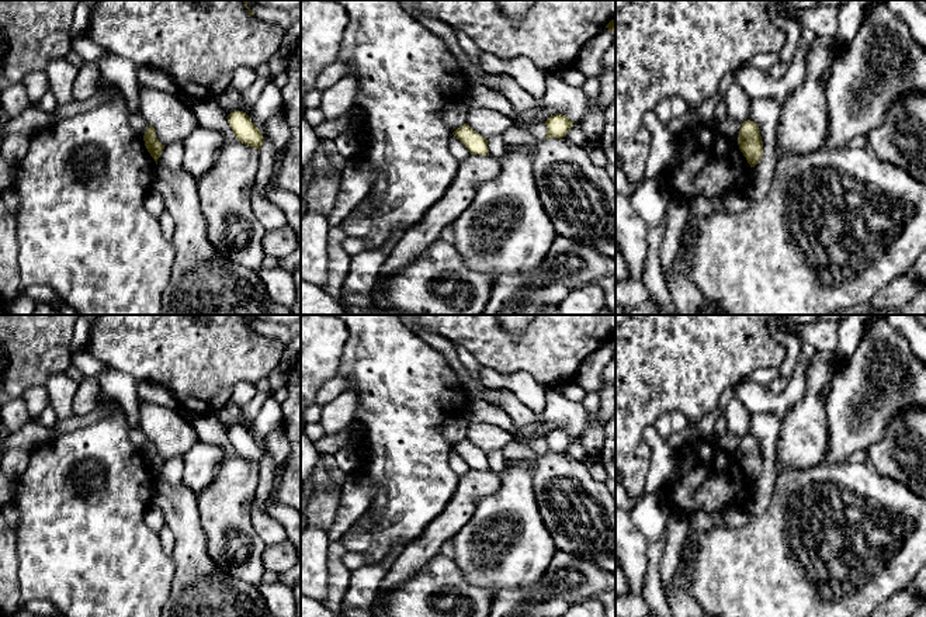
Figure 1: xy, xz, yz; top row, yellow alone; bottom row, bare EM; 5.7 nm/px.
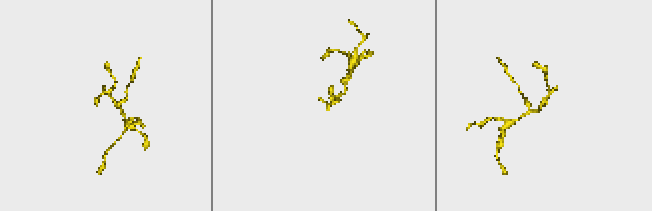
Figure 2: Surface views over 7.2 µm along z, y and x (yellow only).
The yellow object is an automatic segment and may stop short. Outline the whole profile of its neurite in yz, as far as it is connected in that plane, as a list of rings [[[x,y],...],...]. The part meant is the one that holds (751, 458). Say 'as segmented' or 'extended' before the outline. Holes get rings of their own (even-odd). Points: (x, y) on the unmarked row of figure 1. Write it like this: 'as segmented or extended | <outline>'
extended | [[[725,430],[718,439],[718,446],[728,454],[738,453],[738,460],[750,482],[755,482],[763,471],[763,455],[759,440],[750,434],[743,439]]]

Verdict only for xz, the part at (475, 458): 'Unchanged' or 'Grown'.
Grown

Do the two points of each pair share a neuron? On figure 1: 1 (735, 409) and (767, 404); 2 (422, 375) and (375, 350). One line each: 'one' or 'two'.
1: two
2: one

